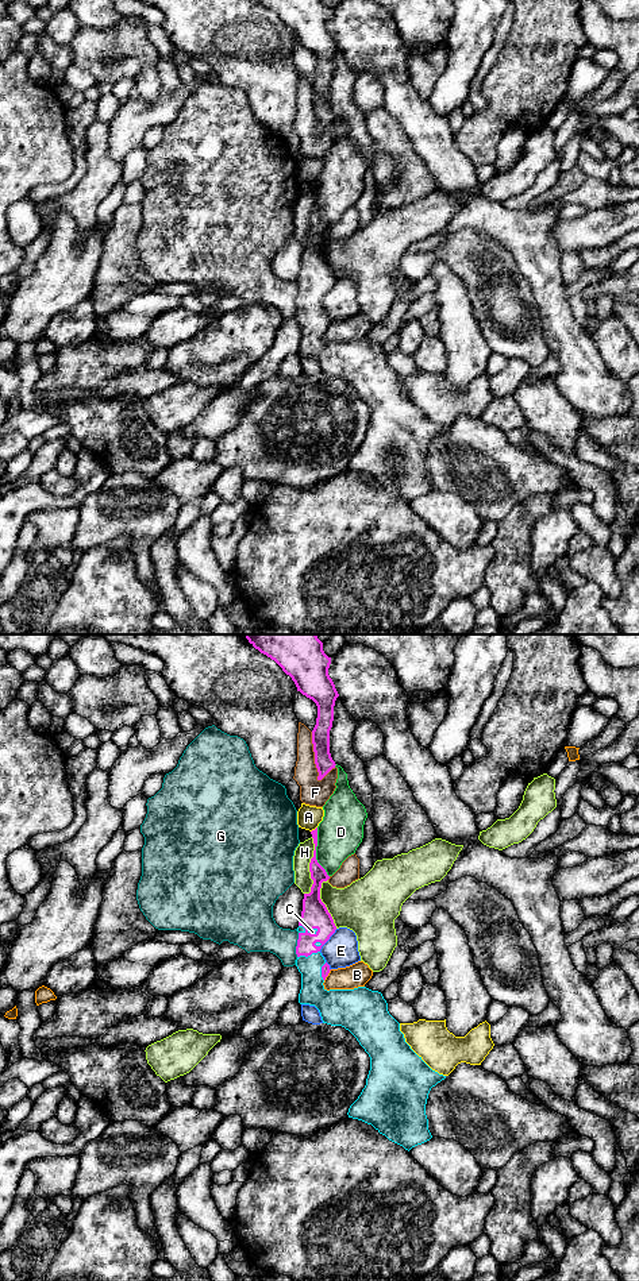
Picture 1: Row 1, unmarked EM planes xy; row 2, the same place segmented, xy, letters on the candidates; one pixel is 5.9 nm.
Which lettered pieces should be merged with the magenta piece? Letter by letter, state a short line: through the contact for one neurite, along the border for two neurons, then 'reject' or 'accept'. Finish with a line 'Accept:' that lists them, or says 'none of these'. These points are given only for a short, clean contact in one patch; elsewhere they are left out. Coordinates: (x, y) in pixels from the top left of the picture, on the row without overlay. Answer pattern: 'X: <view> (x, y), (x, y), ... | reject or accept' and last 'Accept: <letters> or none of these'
A: xy (316, 178), (311, 184) | reject
B: xy (331, 321), (324, 332) | reject
C: xy (315, 267), (307, 284), (308, 307), (312, 317), (312, 344) | accept
D: reject
E: reject
F: reject
G: reject
H: reject
Accept: C

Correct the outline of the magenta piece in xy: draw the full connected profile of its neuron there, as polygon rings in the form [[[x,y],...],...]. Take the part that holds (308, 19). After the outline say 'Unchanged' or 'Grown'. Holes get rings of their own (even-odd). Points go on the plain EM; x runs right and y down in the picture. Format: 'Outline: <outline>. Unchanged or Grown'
Outline: [[[323,0],[255,1],[274,12],[292,30],[297,43],[316,55],[317,70],[312,82],[312,96],[319,124],[317,132],[322,132],[336,117],[330,105],[330,82],[339,46],[328,27],[331,9],[324,5]]]. Unchanged

